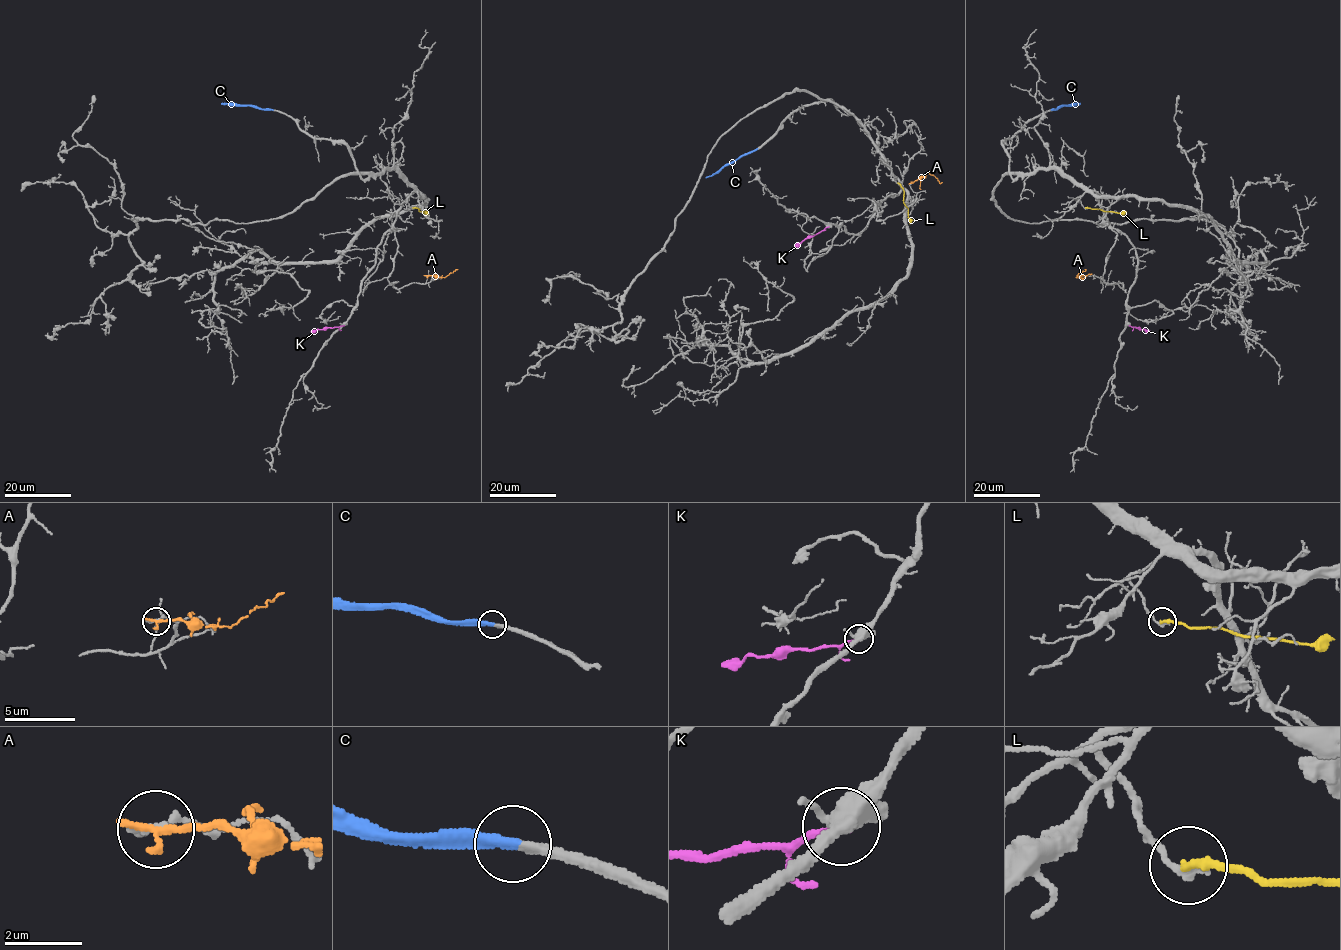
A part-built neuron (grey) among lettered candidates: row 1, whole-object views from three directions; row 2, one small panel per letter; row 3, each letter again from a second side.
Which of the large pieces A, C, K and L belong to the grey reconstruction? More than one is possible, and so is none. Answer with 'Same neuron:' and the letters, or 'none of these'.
Same neuron: C

